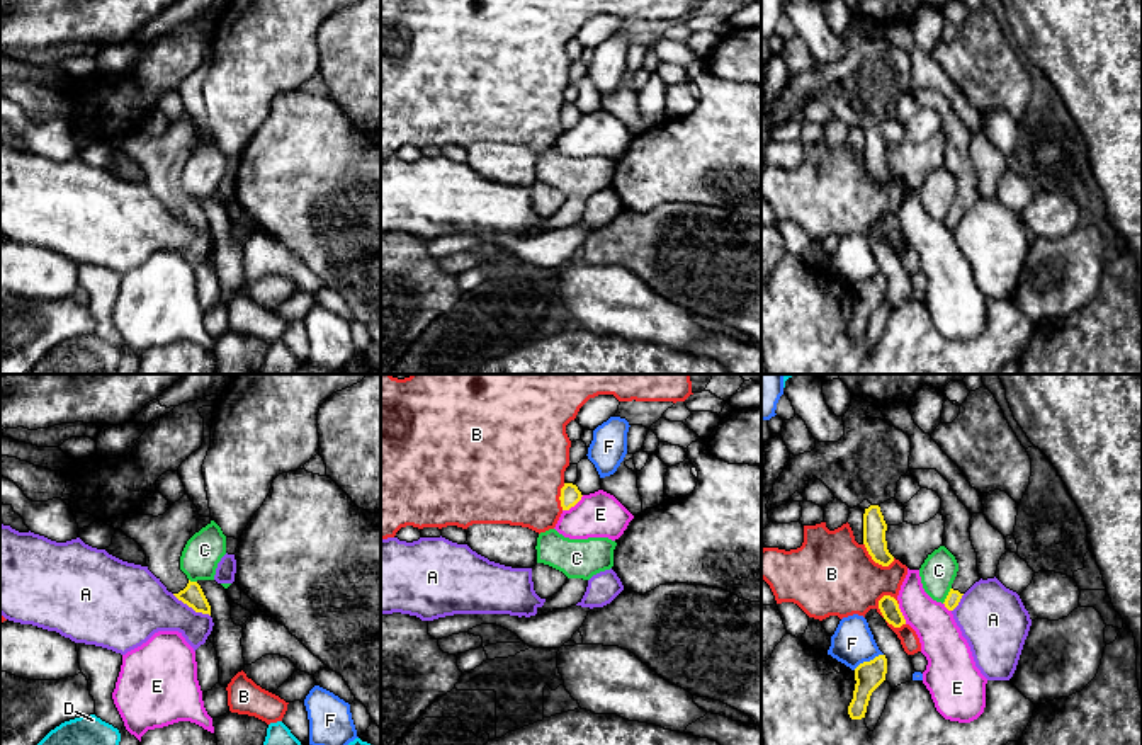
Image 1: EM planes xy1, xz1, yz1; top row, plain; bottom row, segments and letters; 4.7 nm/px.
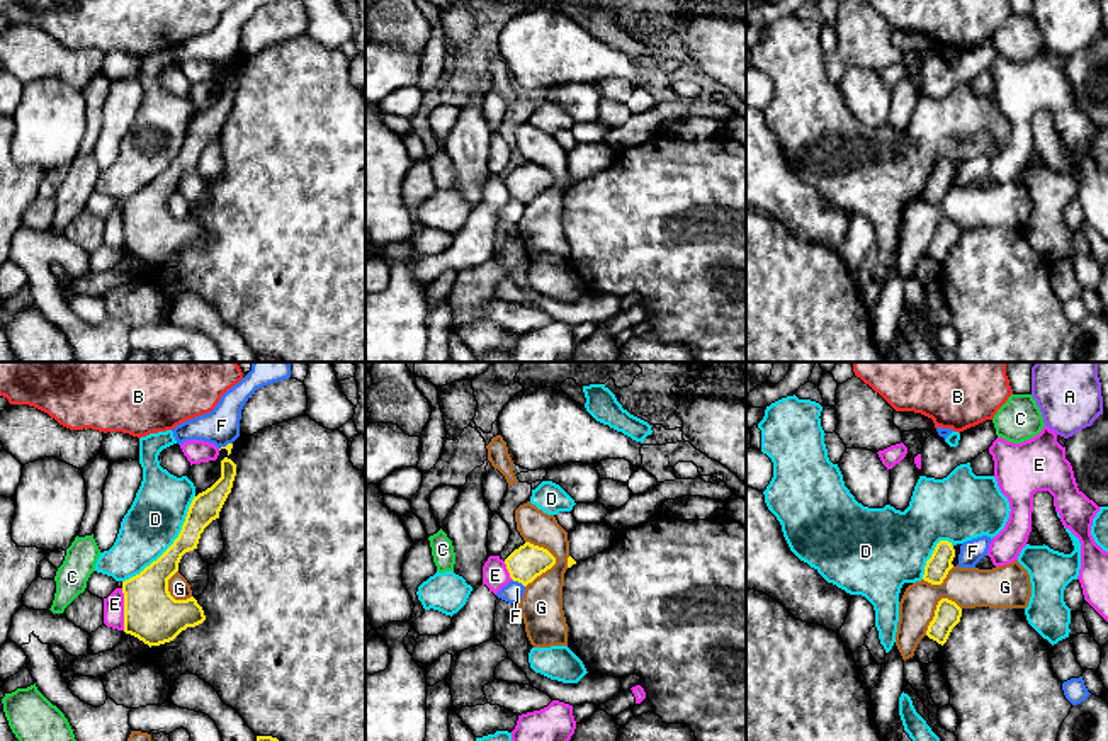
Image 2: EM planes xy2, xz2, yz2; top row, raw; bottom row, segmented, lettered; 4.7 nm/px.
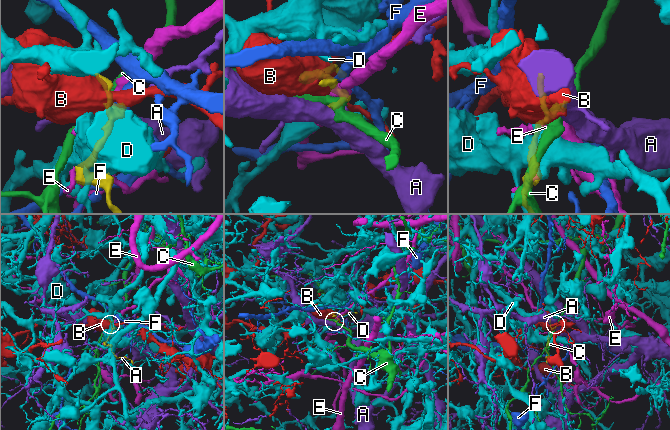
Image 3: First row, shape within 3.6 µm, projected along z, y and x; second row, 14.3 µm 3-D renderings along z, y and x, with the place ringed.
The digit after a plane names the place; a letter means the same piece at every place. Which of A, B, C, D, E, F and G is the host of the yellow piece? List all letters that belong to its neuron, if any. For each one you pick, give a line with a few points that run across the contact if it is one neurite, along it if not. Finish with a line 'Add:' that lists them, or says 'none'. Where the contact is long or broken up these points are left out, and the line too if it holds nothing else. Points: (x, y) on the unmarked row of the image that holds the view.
Add: none

